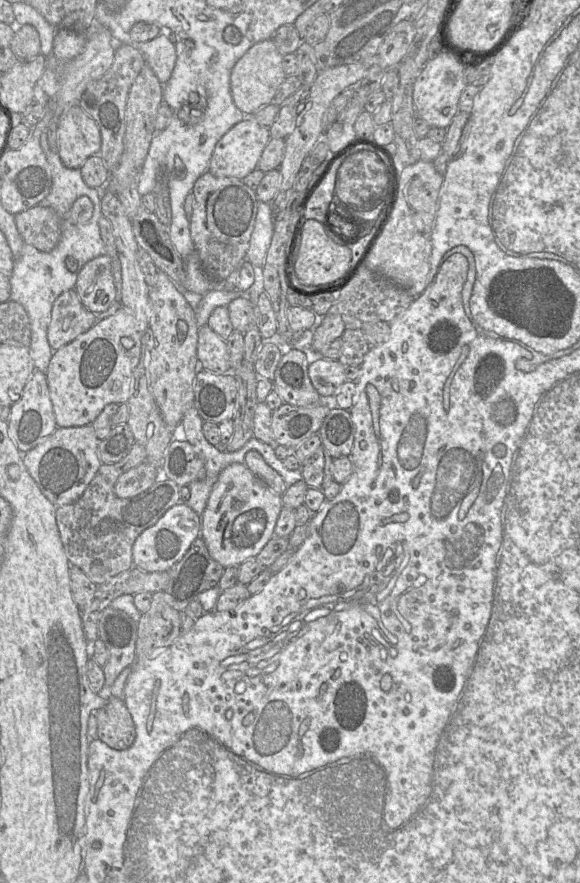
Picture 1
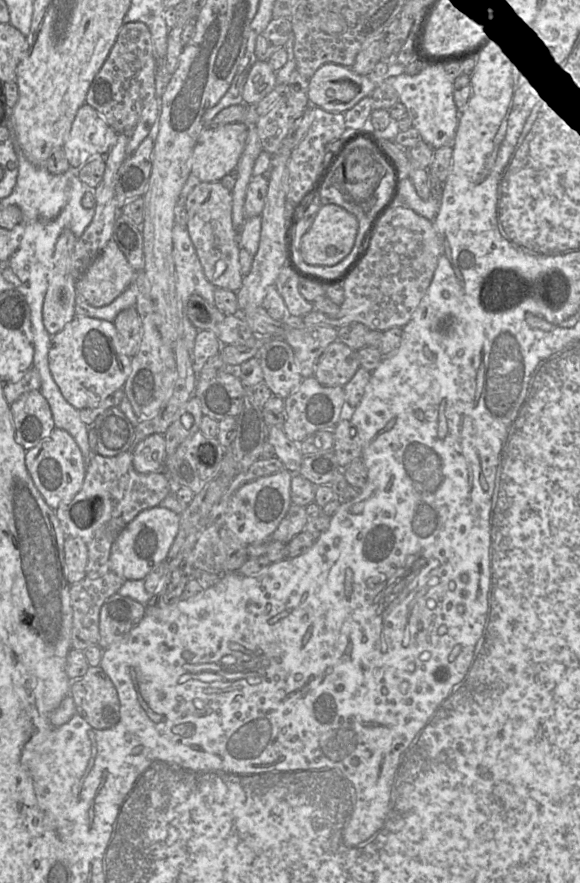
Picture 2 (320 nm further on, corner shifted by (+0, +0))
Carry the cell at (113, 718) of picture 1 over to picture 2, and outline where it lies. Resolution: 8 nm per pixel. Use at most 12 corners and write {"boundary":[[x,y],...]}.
{"boundary":[[102,667],[73,680],[76,714],[97,730],[120,719],[116,688]]}

